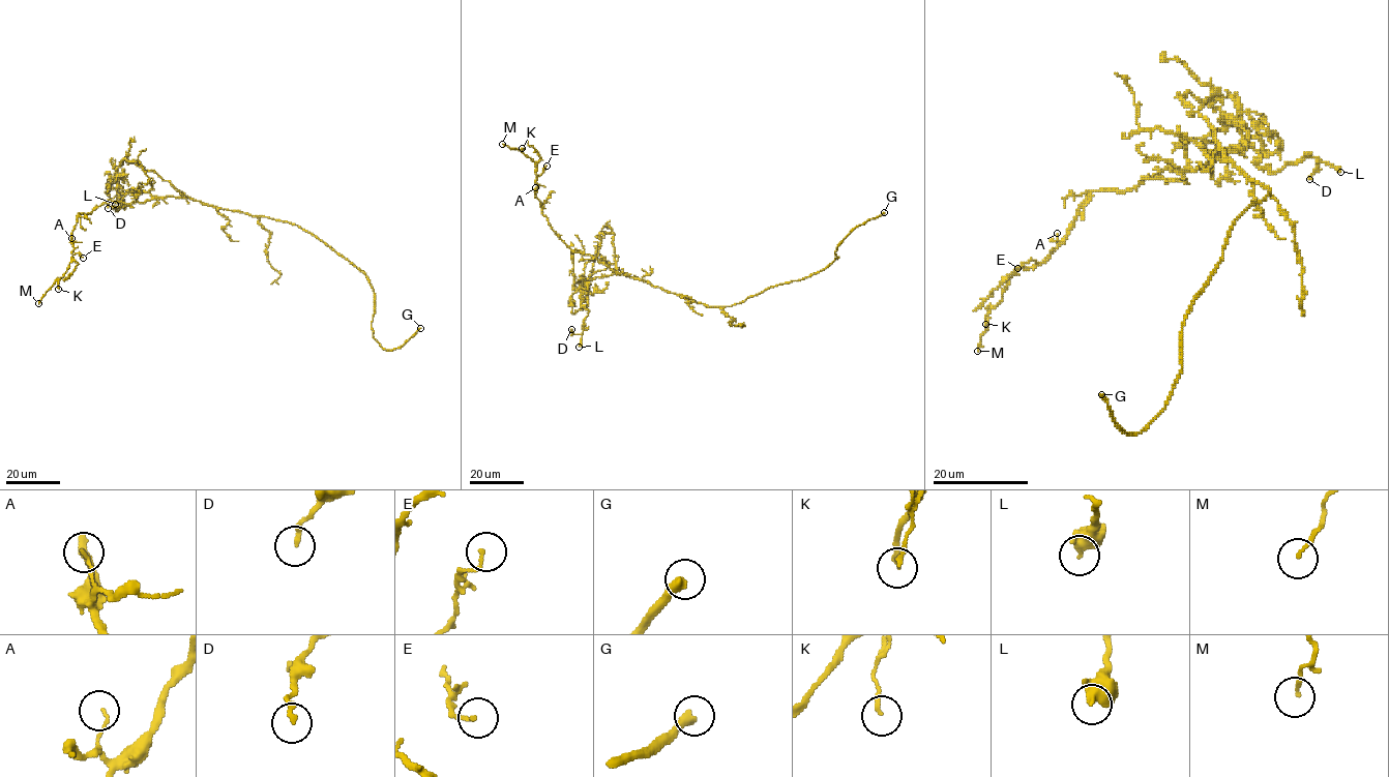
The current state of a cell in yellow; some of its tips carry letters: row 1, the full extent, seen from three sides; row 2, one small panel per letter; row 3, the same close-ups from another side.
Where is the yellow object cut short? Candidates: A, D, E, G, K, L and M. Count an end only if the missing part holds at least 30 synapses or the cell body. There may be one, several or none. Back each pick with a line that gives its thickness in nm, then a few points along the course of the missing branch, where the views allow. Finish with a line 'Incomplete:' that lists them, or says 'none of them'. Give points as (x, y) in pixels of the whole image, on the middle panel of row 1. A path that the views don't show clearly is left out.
G: calibre 400 nm; course (884, 212), (898, 209)
Incomplete: G

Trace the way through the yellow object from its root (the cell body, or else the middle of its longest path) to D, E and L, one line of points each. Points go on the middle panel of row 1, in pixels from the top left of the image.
D: (685, 298), (627, 276), (597, 256), (587, 263), (581, 278), (582, 305), (588, 310), (583, 332), (571, 329)
E: (685, 298), (646, 280), (619, 274), (592, 256), (573, 251), (552, 228), (535, 195), (536, 178), (547, 166)
L: (685, 298), (627, 276), (597, 256), (587, 263), (581, 278), (582, 305), (588, 315), (584, 320), (579, 347)

